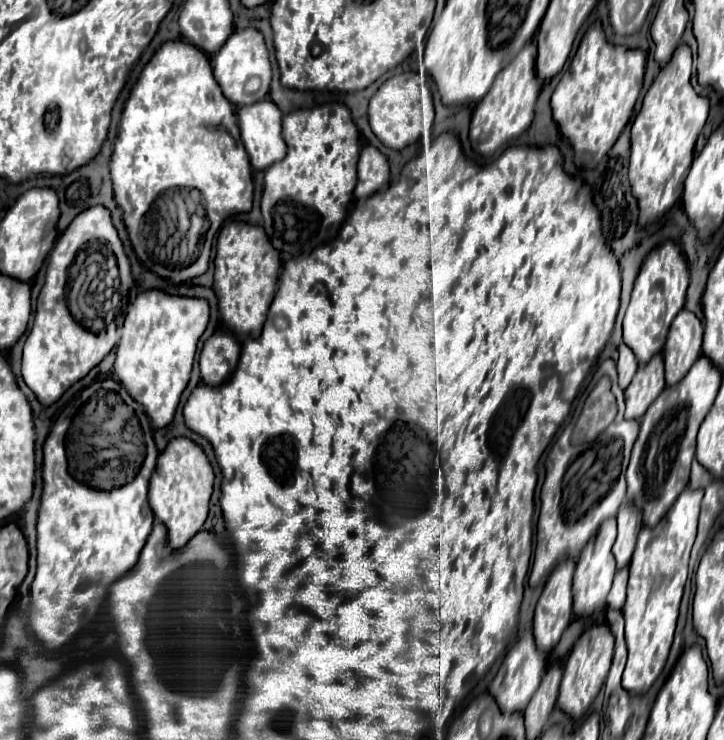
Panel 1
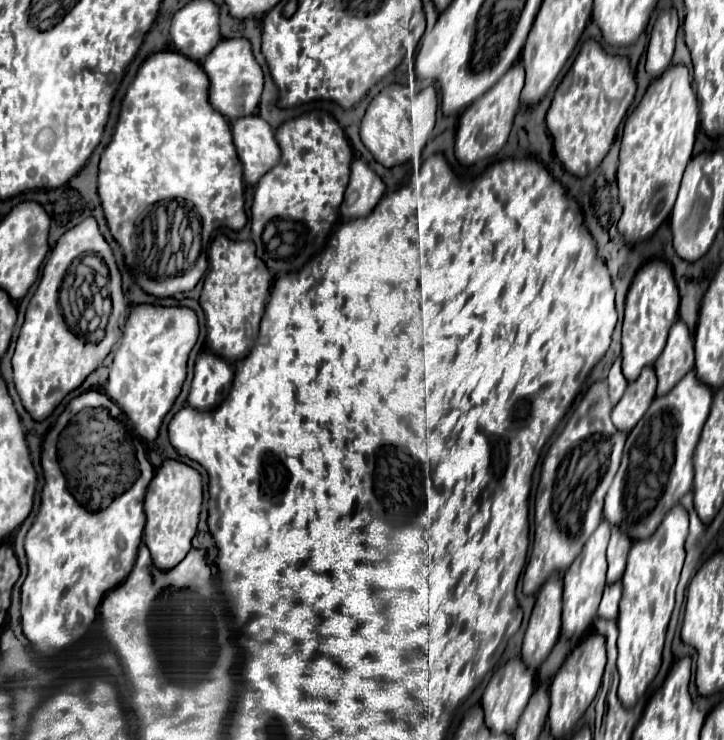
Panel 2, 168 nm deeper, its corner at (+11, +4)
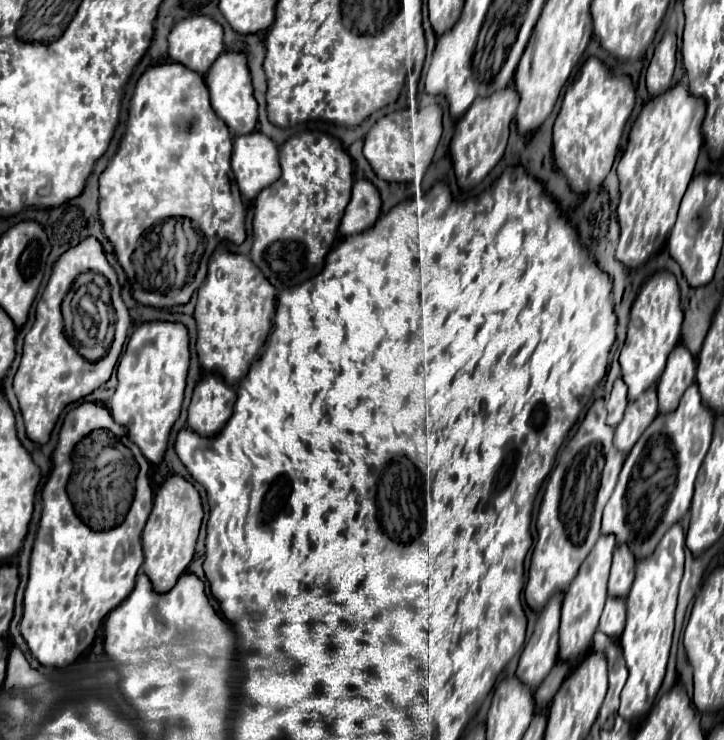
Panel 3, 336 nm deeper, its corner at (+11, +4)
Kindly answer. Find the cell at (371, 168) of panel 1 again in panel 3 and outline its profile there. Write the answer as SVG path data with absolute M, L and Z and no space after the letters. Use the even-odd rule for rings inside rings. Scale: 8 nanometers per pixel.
M359 178L353 184L353 194L349 206L345 208L345 216L341 220L339 232L343 236L359 234L375 224L381 212L381 196L373 182Z

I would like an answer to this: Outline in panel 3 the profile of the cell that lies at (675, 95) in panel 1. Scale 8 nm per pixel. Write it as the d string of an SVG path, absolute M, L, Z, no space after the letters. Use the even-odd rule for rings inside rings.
M675 84L673 90L651 98L633 122L629 144L617 164L617 176L621 182L621 200L617 206L621 238L617 246L617 260L625 266L637 268L665 244L677 220L679 202L693 178L703 142L703 116L705 102L701 102L701 98L693 98L685 84Z

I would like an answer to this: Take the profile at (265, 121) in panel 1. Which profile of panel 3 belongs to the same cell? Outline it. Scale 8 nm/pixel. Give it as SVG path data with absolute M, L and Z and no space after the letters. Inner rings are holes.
M259 130L253 134L235 136L231 166L241 194L247 200L253 200L281 174L277 144Z

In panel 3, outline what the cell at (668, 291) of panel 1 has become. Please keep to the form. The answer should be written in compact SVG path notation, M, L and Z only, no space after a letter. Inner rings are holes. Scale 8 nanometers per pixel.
M655 272L639 290L633 306L627 330L625 346L619 354L621 374L629 388L629 400L635 400L643 390L659 380L665 370L667 354L679 344L683 312L679 304L679 286L671 272Z

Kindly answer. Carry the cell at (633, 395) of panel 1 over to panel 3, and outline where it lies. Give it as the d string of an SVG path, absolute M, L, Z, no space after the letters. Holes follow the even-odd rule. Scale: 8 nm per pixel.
M651 386L649 390L645 390L645 394L641 394L641 398L637 398L637 402L629 402L625 410L625 418L615 428L615 440L613 440L615 448L629 454L637 438L657 416L657 412L659 412L657 392L655 392L655 386Z

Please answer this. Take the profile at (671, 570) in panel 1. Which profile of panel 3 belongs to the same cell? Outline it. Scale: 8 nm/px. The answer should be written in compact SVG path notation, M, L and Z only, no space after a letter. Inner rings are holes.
M677 522L667 530L667 534L661 538L657 550L651 556L637 560L635 580L627 596L627 624L619 638L629 670L629 678L621 692L621 706L619 706L619 716L625 720L633 720L633 716L645 716L651 710L657 690L663 682L673 638L677 592L683 576L683 560L685 560L683 550L685 550L685 532Z

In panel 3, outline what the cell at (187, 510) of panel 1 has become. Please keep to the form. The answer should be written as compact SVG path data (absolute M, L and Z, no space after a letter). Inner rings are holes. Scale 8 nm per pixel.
M177 474L167 478L155 494L153 510L143 530L145 562L141 570L151 578L155 592L169 592L175 586L177 578L187 570L195 554L201 520L203 520L203 506L197 488Z

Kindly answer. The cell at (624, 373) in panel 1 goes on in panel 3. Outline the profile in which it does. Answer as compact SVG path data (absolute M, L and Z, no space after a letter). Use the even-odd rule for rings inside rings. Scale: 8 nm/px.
M617 378L613 384L613 390L611 390L611 398L607 402L607 410L609 410L607 422L611 426L617 426L621 422L625 406L627 406L627 386L625 386L623 378Z

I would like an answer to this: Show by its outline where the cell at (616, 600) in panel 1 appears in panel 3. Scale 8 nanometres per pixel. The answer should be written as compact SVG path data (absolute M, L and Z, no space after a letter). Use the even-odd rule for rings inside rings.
M609 596L605 610L601 614L601 620L599 620L599 630L617 640L623 628L625 628L625 600Z

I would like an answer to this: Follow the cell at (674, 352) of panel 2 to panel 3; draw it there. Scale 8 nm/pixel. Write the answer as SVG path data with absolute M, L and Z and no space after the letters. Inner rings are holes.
M677 344L677 350L669 354L669 366L665 366L665 374L661 374L661 382L657 384L659 410L671 412L677 408L681 394L695 380L695 358L683 346Z

